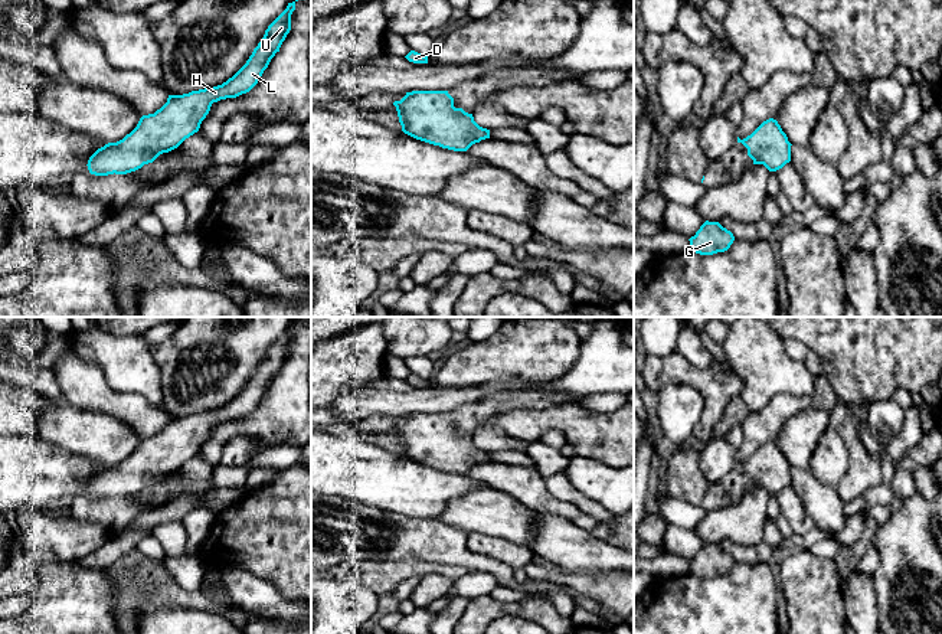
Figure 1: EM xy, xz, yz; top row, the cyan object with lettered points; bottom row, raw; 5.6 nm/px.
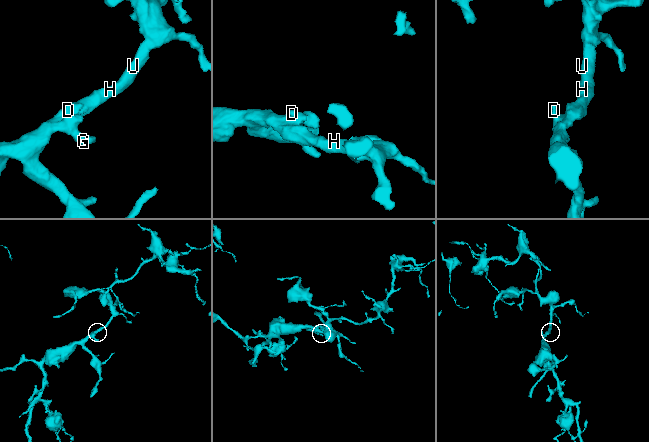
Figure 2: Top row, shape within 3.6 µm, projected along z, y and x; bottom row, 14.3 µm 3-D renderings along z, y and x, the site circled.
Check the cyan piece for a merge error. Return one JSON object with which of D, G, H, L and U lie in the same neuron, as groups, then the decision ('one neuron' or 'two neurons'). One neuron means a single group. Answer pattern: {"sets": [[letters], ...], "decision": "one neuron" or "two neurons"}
{"sets": [["D", "G", "H", "L", "U"]], "decision": "one neuron"}

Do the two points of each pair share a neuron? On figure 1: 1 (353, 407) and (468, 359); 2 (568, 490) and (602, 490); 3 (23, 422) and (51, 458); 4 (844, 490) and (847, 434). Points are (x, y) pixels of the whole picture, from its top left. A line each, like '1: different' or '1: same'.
1: different
2: different
3: different
4: same

